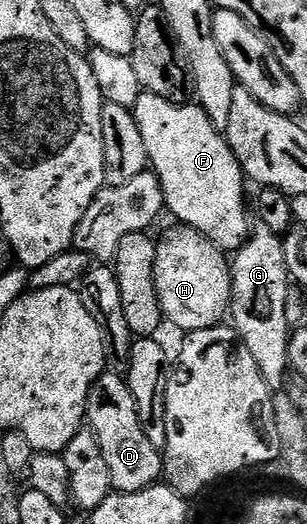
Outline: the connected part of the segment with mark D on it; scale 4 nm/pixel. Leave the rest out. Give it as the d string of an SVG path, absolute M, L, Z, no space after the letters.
M106 372L97 377L89 393L85 413L88 429L95 432L99 448L103 448L103 460L107 460L107 472L111 472L111 484L116 493L143 492L162 481L165 473L162 451L147 440L147 432L143 432L143 424L139 420L135 396L131 396L129 383L120 373Z

